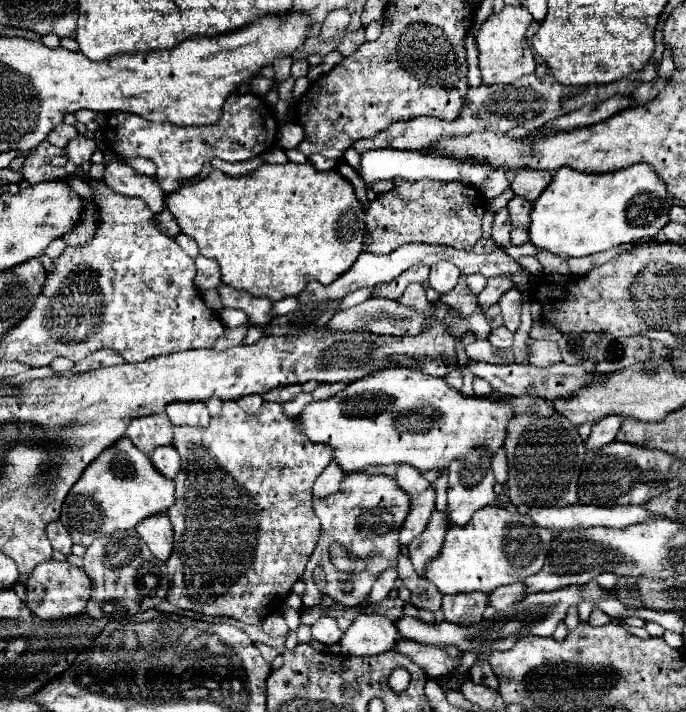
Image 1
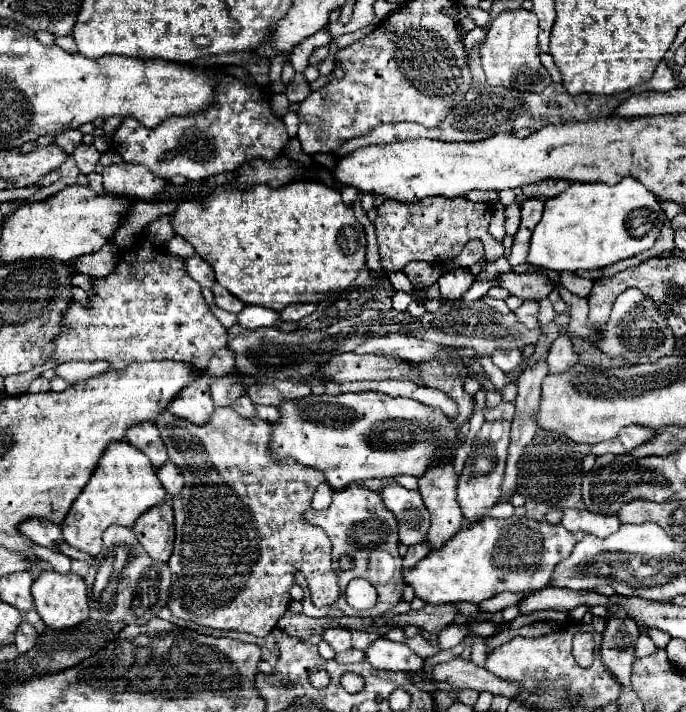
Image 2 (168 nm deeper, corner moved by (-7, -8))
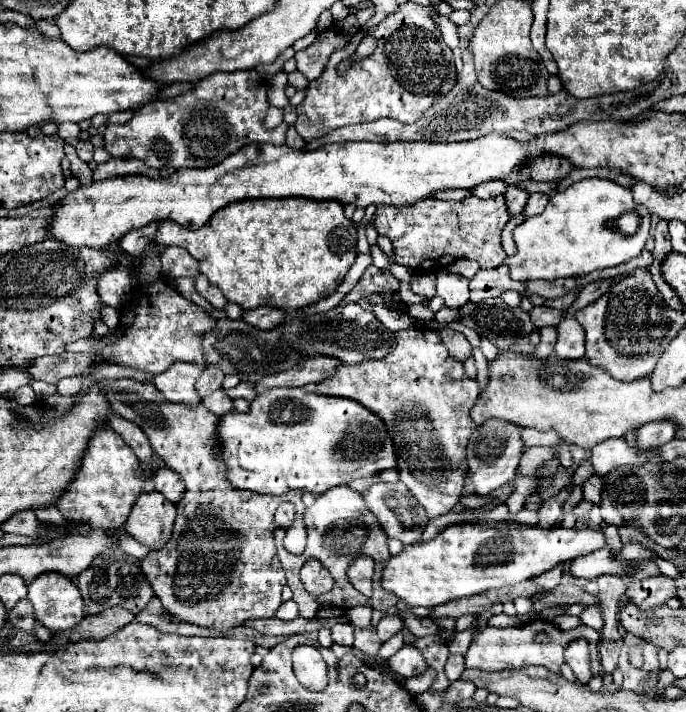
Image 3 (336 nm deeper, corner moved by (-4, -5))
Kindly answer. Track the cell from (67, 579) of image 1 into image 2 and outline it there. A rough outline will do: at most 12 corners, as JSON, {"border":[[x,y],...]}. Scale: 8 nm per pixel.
{"border":[[40,572],[34,608],[48,628],[72,628],[90,612],[74,572]]}

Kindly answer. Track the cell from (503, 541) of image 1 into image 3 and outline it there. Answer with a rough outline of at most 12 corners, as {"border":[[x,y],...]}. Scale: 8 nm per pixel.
{"border":[[451,525],[381,587],[437,607],[593,553],[601,529]]}

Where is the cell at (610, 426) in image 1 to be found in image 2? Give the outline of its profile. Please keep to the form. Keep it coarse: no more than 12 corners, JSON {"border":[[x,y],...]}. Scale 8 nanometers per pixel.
{"border":[[622,428],[618,440],[630,452],[652,438],[650,428]]}

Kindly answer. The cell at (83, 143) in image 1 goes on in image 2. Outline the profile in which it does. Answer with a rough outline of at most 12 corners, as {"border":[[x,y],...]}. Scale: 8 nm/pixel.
{"border":[[80,144],[72,156],[82,174],[94,172],[100,152]]}

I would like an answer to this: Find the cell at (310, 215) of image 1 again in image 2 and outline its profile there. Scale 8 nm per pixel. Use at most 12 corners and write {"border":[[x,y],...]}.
{"border":[[320,180],[182,200],[172,228],[244,304],[346,290],[354,208]]}

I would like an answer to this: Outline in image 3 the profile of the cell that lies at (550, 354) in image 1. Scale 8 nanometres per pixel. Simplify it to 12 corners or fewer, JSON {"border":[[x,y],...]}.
{"border":[[573,319],[557,325],[555,353],[561,359],[585,357],[585,331]]}

